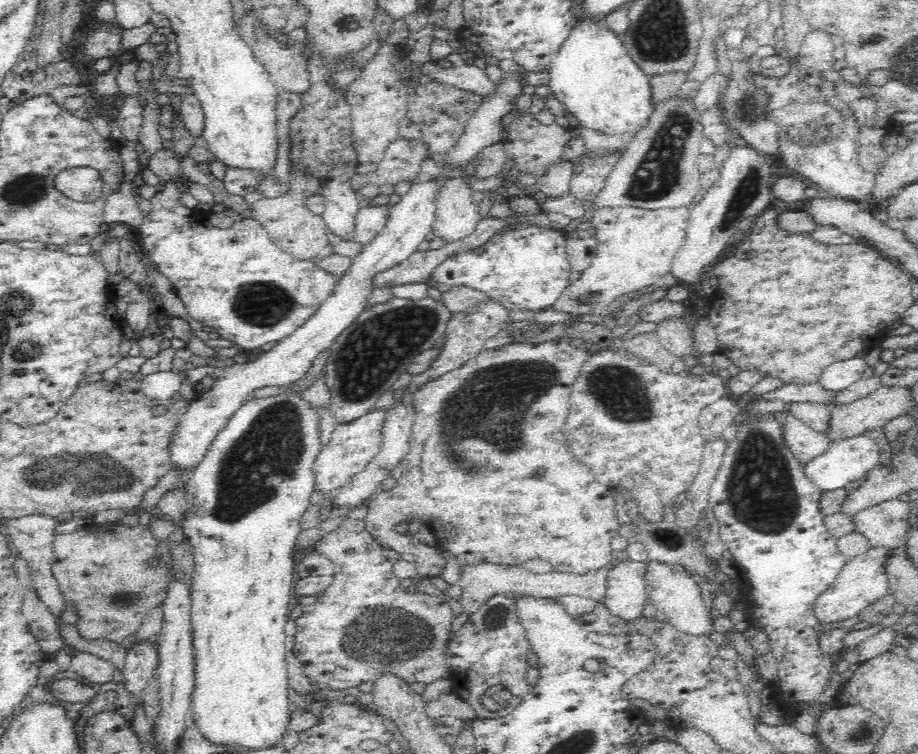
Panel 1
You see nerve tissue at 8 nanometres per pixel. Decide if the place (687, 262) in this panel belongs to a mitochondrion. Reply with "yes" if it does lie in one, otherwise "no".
no

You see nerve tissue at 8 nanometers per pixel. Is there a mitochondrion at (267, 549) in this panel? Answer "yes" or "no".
no

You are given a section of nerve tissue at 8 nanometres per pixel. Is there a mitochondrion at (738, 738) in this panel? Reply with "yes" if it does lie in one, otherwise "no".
no

